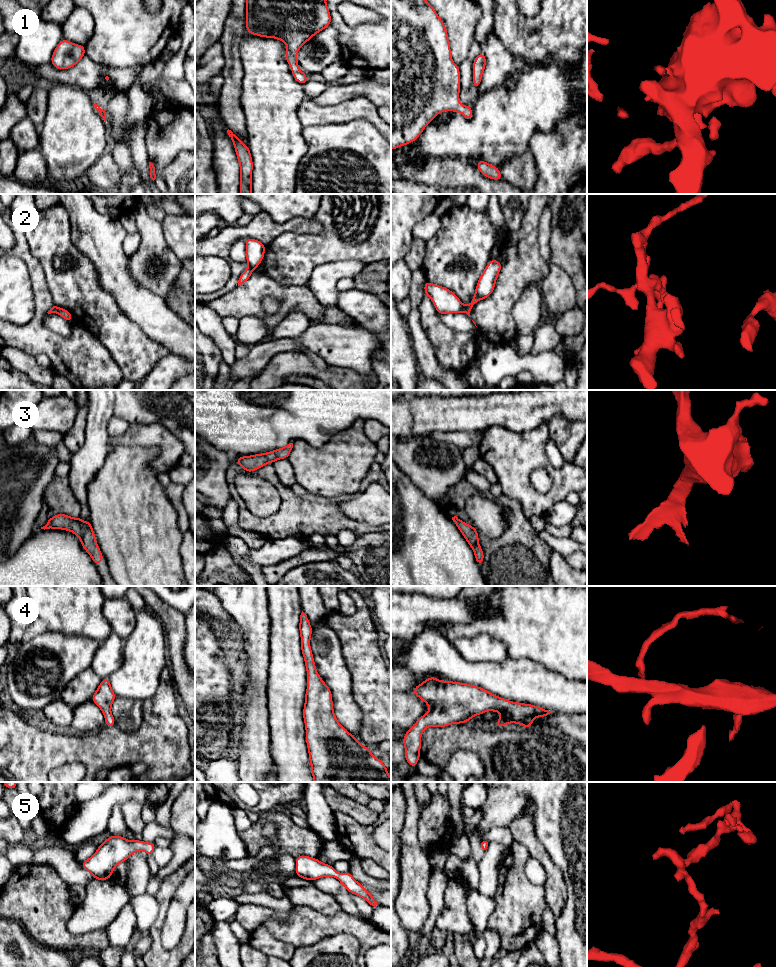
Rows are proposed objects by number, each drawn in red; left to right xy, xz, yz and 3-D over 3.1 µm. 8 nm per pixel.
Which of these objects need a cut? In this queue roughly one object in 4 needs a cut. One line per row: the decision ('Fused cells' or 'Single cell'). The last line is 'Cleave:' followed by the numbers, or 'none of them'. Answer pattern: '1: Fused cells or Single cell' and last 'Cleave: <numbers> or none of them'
1: Single cell
2: Fused cells
3: Single cell
4: Single cell
5: Single cell
Cleave: 2

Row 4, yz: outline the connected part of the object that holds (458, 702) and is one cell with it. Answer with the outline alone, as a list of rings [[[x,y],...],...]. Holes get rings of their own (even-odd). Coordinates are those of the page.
[[[437,677],[425,679],[411,692],[431,709],[419,717],[402,739],[405,759],[411,767],[417,766],[420,758],[421,735],[427,727],[446,727],[450,724],[466,723],[475,715],[496,711],[502,715],[496,726],[517,723],[530,728],[534,718],[543,718],[551,713],[539,706],[503,699],[475,685],[449,680],[440,681]]]

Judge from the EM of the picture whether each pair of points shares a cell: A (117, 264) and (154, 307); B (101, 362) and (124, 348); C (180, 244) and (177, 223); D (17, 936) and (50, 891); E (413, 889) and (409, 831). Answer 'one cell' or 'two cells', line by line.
A: one cell
B: two cells
C: one cell
D: two cells
E: one cell

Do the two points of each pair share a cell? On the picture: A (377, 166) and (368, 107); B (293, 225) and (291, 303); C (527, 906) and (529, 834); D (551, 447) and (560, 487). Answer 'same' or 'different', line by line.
A: different
B: different
C: different
D: different

